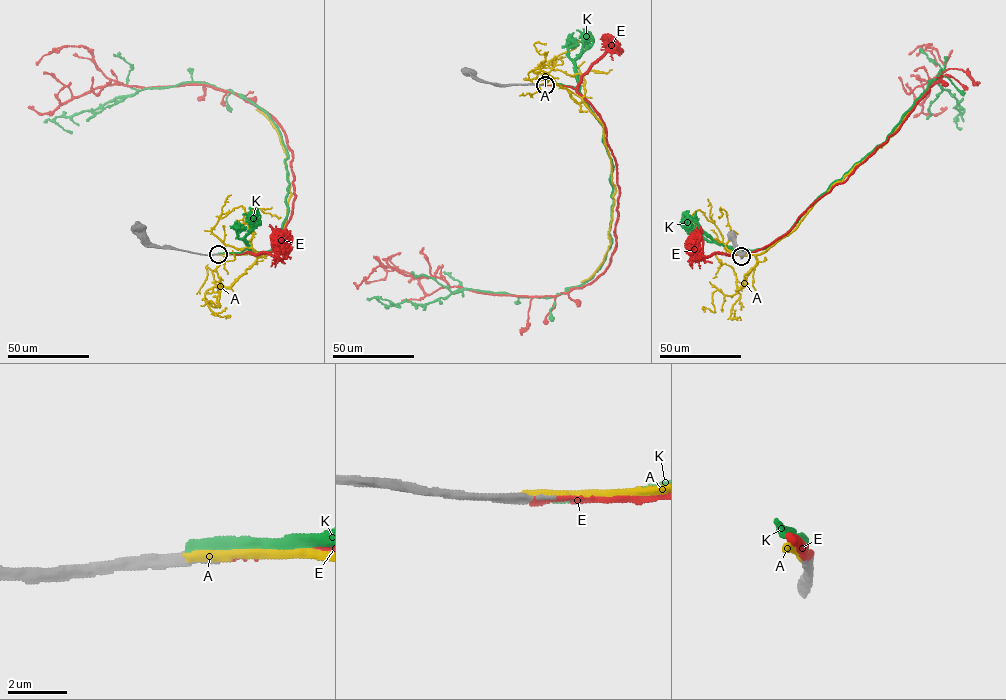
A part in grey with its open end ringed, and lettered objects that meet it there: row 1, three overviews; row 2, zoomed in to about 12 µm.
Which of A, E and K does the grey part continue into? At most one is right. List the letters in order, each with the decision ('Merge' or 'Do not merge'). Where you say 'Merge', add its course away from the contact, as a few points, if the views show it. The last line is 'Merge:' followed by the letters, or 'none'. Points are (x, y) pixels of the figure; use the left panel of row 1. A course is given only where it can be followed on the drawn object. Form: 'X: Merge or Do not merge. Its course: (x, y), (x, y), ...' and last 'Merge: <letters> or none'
A: Do not merge
E: Merge. Its course: (218, 254), (280, 245), (295, 195), (279, 124), (205, 84), (122, 85), (82, 46), (57, 48), (37, 65)
K: Do not merge
Merge: E

